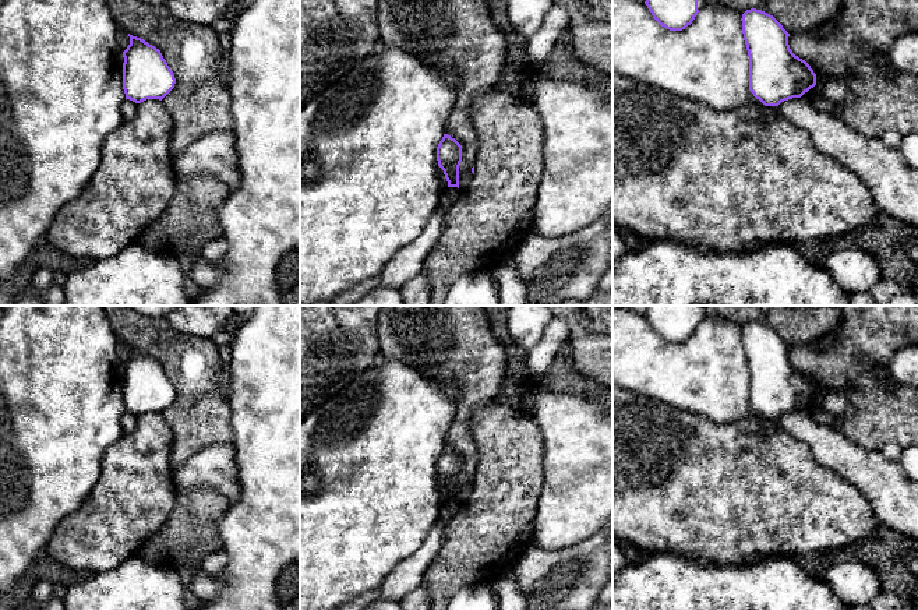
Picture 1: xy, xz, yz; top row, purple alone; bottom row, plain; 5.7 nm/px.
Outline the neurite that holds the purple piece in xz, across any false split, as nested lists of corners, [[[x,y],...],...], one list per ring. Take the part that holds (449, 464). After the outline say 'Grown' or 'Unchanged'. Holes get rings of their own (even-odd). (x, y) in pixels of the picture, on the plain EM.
[[[444,447],[437,459],[438,479],[444,483],[448,500],[459,501],[459,479],[462,475],[462,458],[448,447]]]. Unchanged

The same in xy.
[[[130,348],[130,357],[123,364],[123,402],[126,412],[141,416],[146,412],[162,413],[176,396],[176,391],[159,362],[141,350]]]. Unchanged

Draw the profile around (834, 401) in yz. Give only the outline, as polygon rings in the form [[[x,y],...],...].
[[[816,388],[819,405],[836,419],[854,413],[847,394],[840,388]]]

